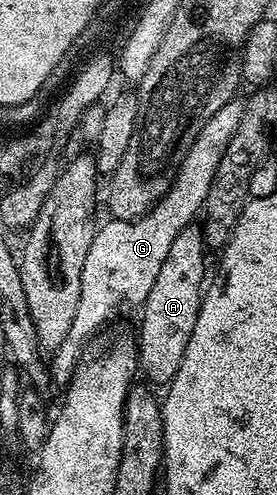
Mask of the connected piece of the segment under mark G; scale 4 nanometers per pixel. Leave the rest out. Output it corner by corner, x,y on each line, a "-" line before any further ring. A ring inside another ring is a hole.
233,99
203,120
191,138
196,148
185,161
183,173
180,173
176,188
167,201
156,202
148,213
134,221
108,219
105,225
103,222
97,228
90,251
86,251
86,263
82,267
82,295
78,295
78,311
74,315
74,323
70,323
70,335
55,350
53,357
56,358
50,361
52,380
57,386
67,386
72,380
72,374
82,360
80,352
84,344
111,319
112,312
119,305
143,306
150,295
150,287
154,287
154,279
158,279
158,271
162,271
162,263
166,263
166,255
170,255
174,239
178,239
181,231
197,220
193,210
203,201
212,170
216,162
222,163
222,155
226,155
226,147
230,147
230,139
234,139
238,123
242,123
244,106
243,100

